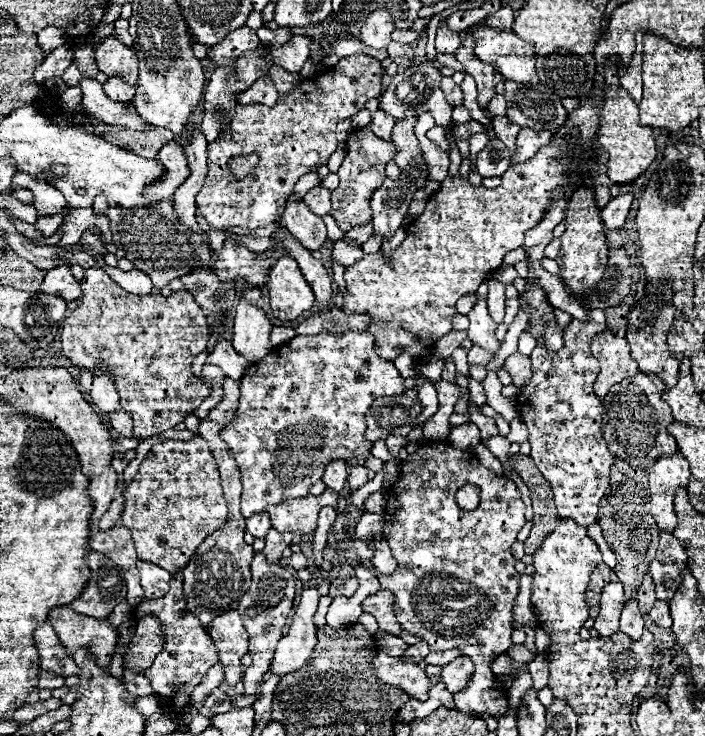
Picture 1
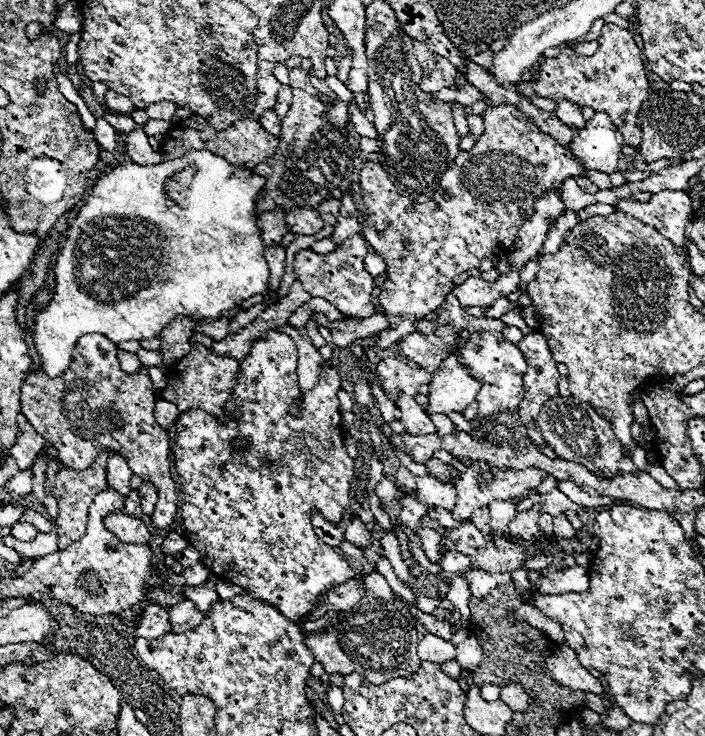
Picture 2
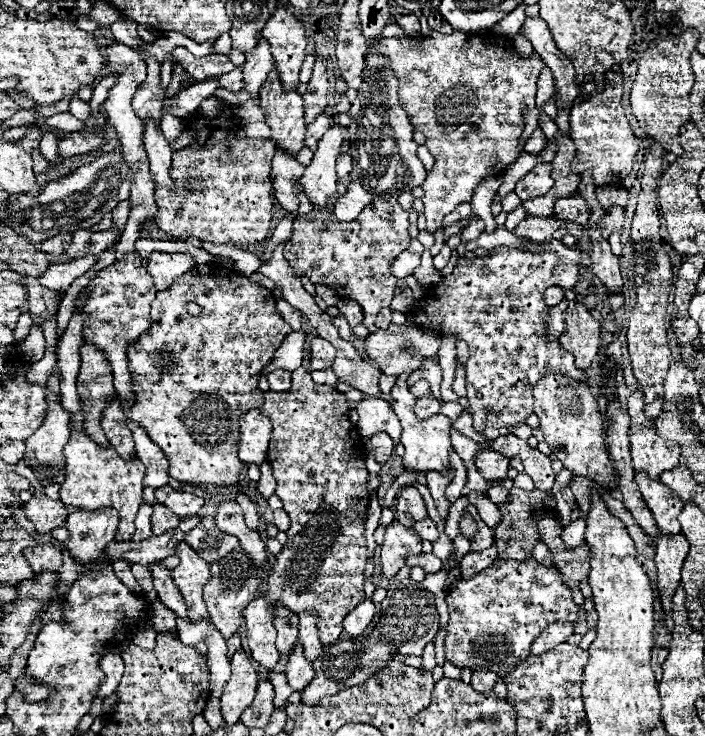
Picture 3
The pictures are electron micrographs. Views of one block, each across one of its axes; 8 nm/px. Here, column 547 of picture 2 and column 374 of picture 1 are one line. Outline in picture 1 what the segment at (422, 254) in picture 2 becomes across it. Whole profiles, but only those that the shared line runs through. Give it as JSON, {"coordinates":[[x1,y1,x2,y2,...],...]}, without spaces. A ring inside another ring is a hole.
{"coordinates":[[368,126,348,134,346,158,338,168,340,184,332,192,332,212,330,212,342,232,350,230,352,226,364,226,370,222,370,198,374,190,378,190,378,186,382,186,382,182,386,180,384,168,390,160,394,160,394,154,396,146,392,142,378,138]]}

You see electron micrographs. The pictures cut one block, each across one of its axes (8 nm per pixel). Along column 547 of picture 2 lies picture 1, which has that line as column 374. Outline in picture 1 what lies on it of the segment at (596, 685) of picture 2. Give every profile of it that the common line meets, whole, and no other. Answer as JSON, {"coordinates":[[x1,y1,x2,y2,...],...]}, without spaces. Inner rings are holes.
{"coordinates":[[378,654,374,658,372,666,374,666,376,676,382,682,398,686,400,690,404,690,412,698,418,698,418,700,428,698,428,690,432,688,430,678,412,660,404,660,402,656,394,658,388,654]]}

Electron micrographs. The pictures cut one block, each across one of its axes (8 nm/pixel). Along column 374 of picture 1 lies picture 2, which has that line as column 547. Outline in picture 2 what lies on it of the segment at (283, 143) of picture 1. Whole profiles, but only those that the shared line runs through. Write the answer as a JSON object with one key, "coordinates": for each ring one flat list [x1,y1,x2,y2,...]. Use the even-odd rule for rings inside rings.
{"coordinates":[[604,24,602,34,598,38,598,50,594,56,578,56,570,48,562,48,556,58,540,60,540,76,530,84,516,84,524,96,542,96,554,102,566,98,578,106,590,106,596,112,602,110,614,118,618,130,622,130,626,142,630,146,638,146,640,142,640,122,636,118,638,106,646,100,648,94,648,78,642,62,640,48,636,46,632,32,622,30,614,24]]}

